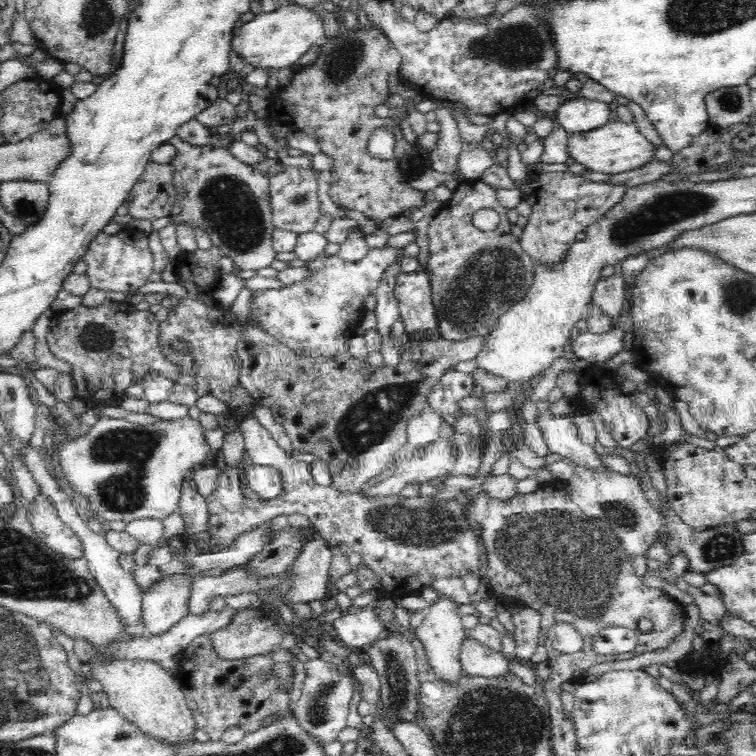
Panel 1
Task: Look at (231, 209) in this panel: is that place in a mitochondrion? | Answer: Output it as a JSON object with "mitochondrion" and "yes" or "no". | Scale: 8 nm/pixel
{"mitochondrion":"yes"}

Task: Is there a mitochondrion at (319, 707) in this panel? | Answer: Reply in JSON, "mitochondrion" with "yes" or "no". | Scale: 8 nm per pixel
{"mitochondrion":"yes"}

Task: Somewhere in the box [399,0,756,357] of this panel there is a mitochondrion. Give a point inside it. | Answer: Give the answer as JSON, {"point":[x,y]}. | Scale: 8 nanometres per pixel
{"point":[495,275]}

